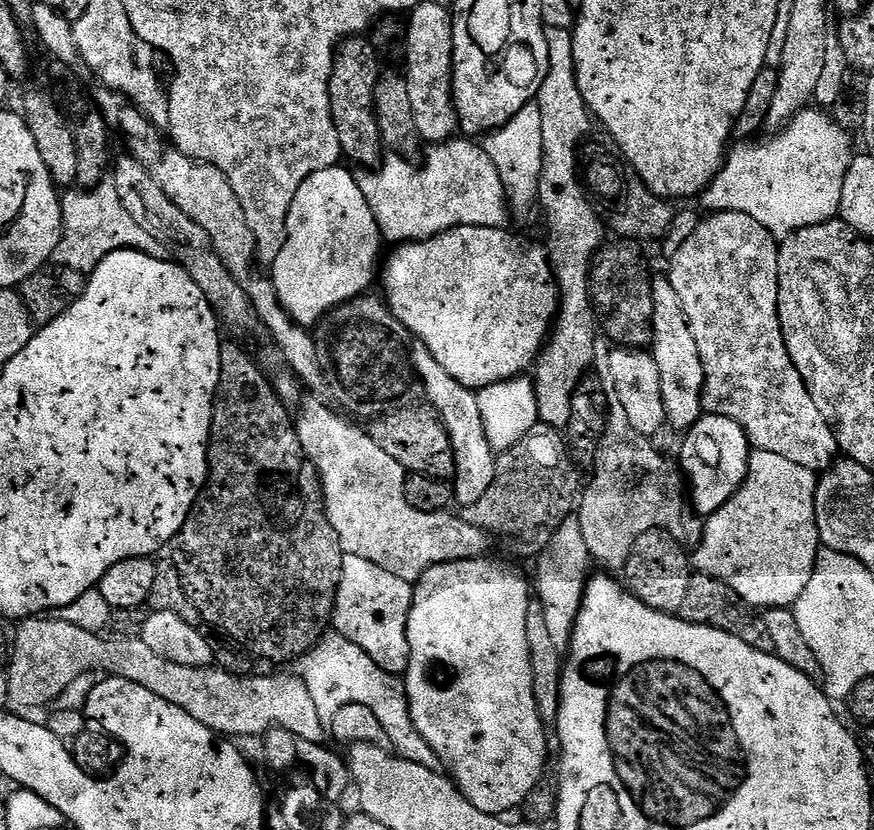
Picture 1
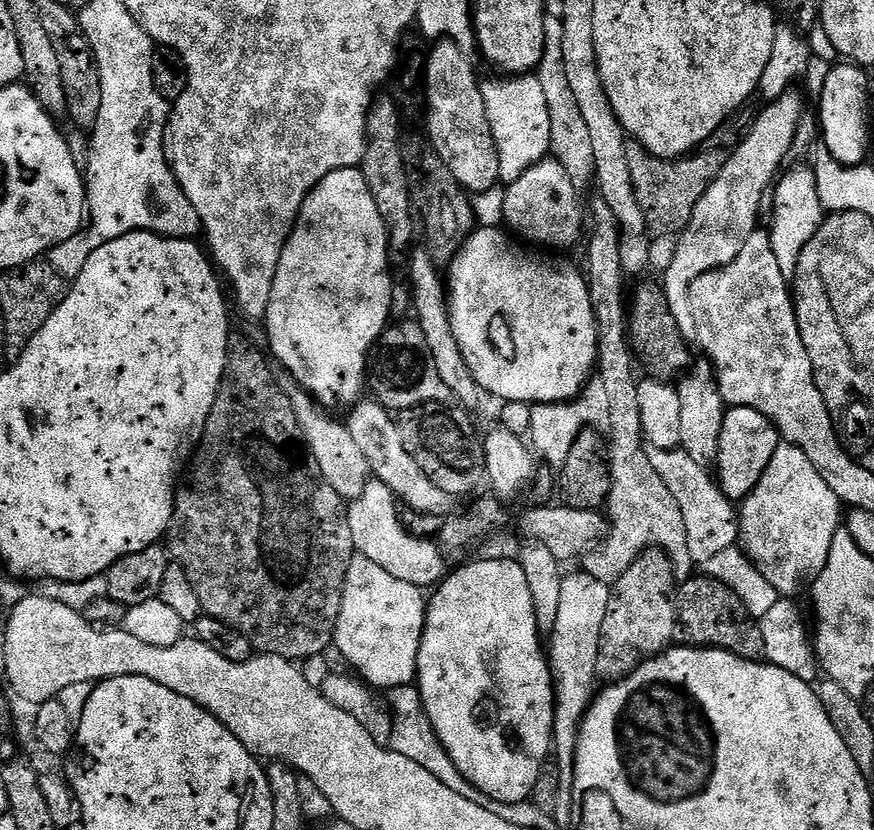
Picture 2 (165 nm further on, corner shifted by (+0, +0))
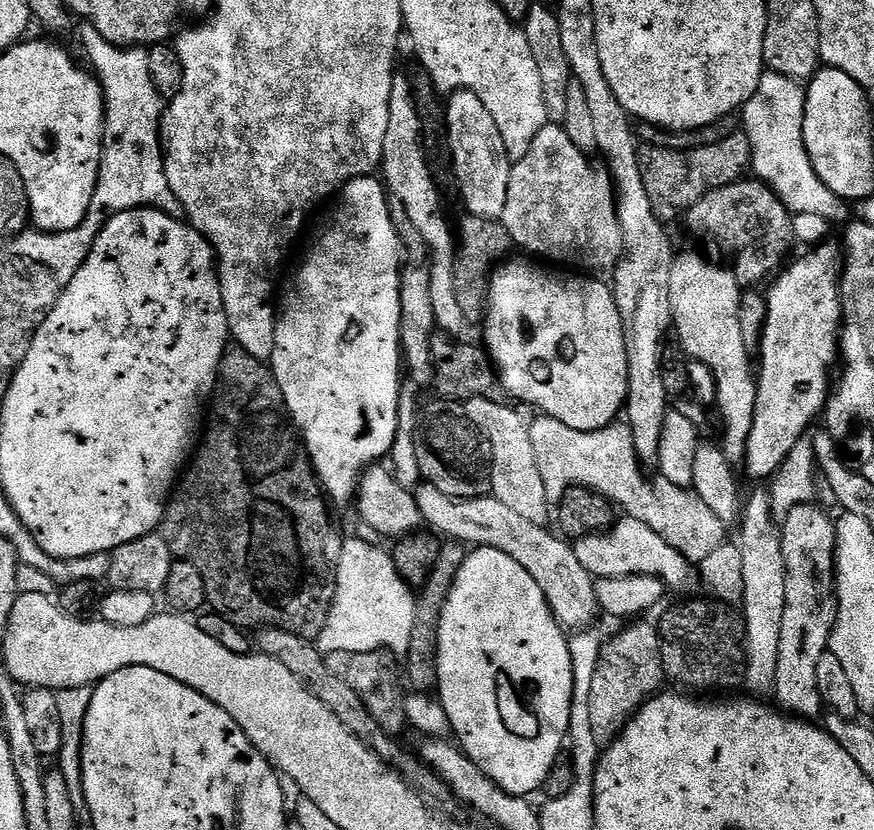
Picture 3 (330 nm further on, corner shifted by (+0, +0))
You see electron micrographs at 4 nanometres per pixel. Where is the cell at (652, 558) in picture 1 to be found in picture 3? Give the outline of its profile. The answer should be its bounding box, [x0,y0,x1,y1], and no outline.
[590,622,666,746]

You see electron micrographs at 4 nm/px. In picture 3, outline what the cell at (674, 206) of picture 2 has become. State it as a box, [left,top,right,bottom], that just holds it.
[640,130,752,222]

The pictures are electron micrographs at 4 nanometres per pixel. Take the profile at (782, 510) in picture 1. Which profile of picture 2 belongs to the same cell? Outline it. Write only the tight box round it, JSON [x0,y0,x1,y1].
[738,443,842,598]

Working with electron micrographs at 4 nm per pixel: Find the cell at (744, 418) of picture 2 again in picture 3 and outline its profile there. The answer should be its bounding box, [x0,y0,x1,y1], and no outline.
[742,242,842,481]

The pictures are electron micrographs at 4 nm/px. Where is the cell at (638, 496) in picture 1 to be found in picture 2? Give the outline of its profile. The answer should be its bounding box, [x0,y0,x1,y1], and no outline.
[582,397,696,585]

